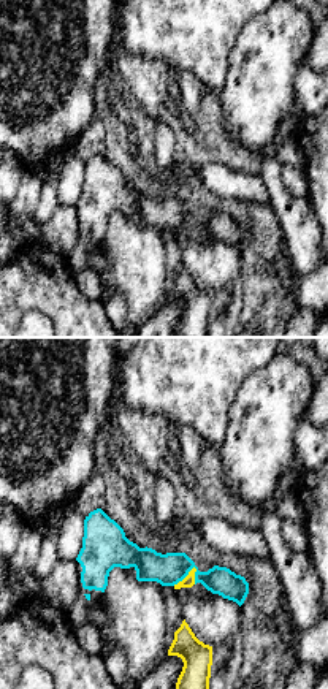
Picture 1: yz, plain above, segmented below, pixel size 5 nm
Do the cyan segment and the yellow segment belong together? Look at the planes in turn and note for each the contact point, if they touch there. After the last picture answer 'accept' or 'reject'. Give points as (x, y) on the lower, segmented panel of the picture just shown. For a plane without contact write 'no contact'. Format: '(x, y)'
(184, 577)

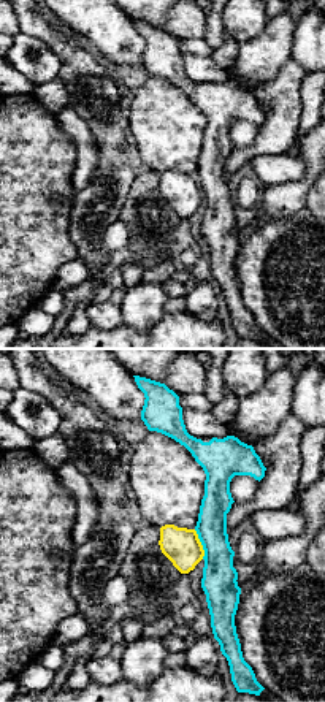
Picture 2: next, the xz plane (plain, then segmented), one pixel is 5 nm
(202, 544)

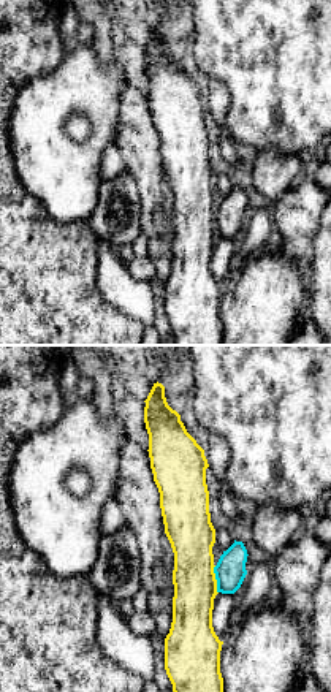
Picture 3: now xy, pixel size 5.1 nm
(216, 578)

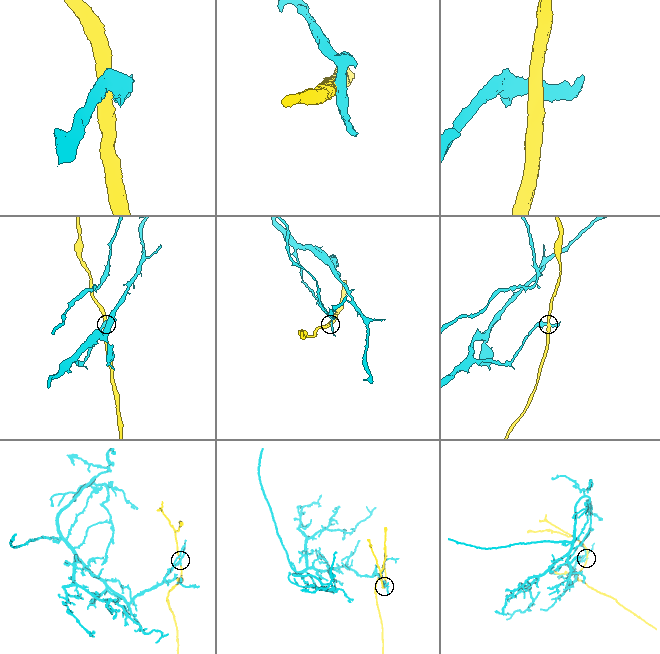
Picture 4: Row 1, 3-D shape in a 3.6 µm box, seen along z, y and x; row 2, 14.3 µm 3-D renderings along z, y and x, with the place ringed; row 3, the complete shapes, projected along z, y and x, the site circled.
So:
reject

